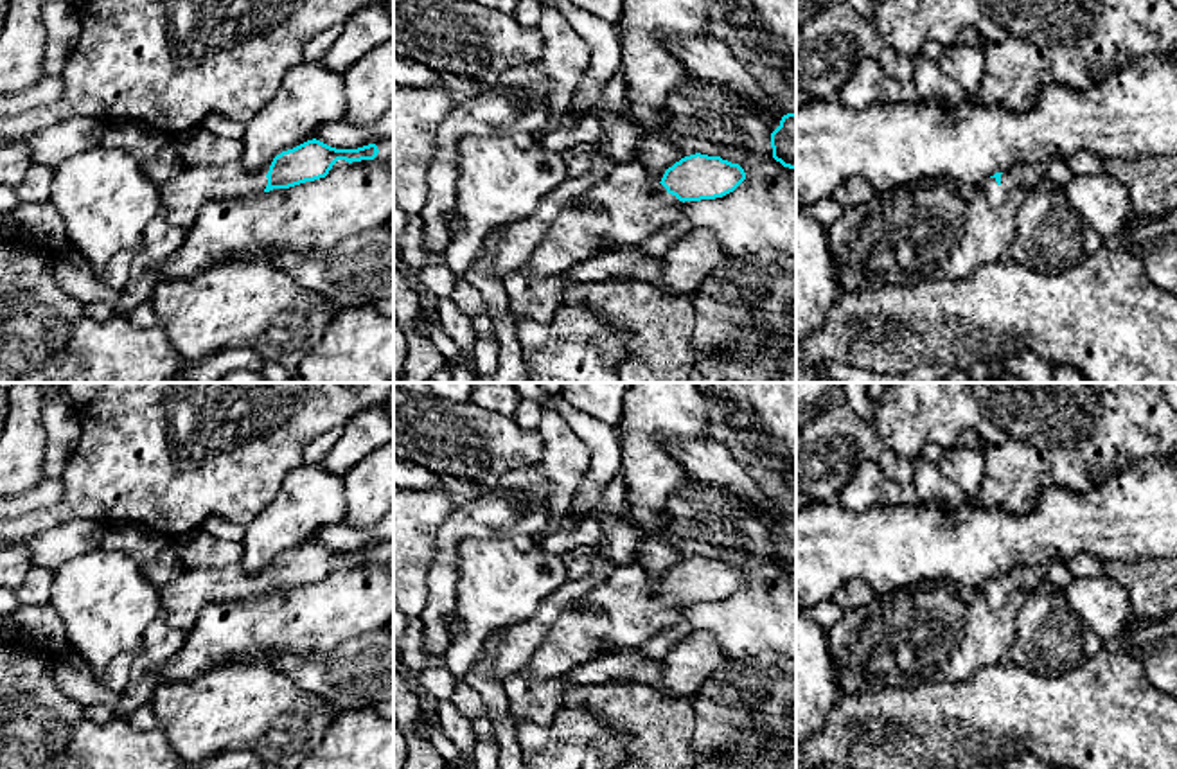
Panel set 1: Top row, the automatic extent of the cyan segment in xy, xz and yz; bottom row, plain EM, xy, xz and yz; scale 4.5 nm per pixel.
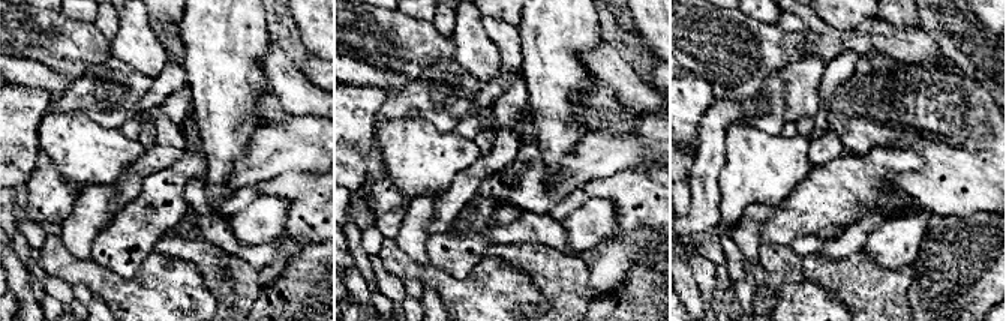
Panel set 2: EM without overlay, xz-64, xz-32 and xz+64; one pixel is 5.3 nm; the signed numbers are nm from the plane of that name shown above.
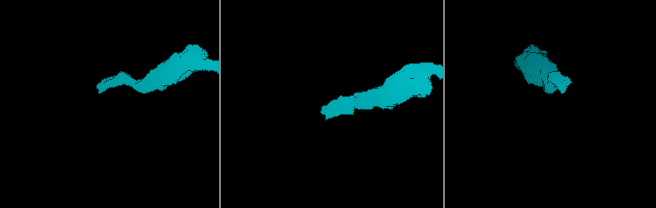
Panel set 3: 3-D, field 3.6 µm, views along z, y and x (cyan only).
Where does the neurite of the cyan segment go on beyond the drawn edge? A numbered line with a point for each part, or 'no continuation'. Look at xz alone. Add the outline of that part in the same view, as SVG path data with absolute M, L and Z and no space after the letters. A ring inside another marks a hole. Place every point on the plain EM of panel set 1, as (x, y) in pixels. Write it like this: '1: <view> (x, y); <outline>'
1: xz (624, 611); M638 561L615 566L604 582L559 613L519 672L532 679L559 677L606 654L636 649L677 620L681 604L652 586Z

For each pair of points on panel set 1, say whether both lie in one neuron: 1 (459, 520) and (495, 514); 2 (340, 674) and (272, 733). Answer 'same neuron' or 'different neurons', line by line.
1: same neuron
2: different neurons

